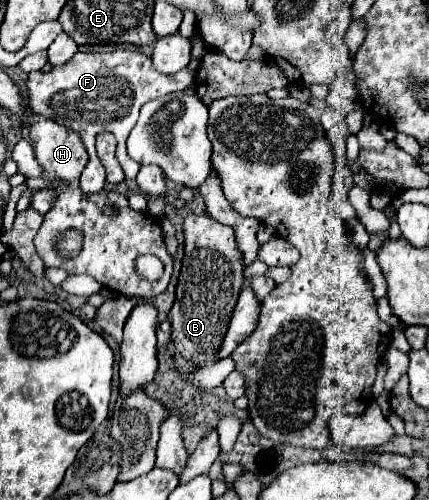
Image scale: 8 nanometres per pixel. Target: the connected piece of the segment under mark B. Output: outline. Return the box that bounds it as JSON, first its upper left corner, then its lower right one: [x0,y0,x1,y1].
[169,215,243,367]

